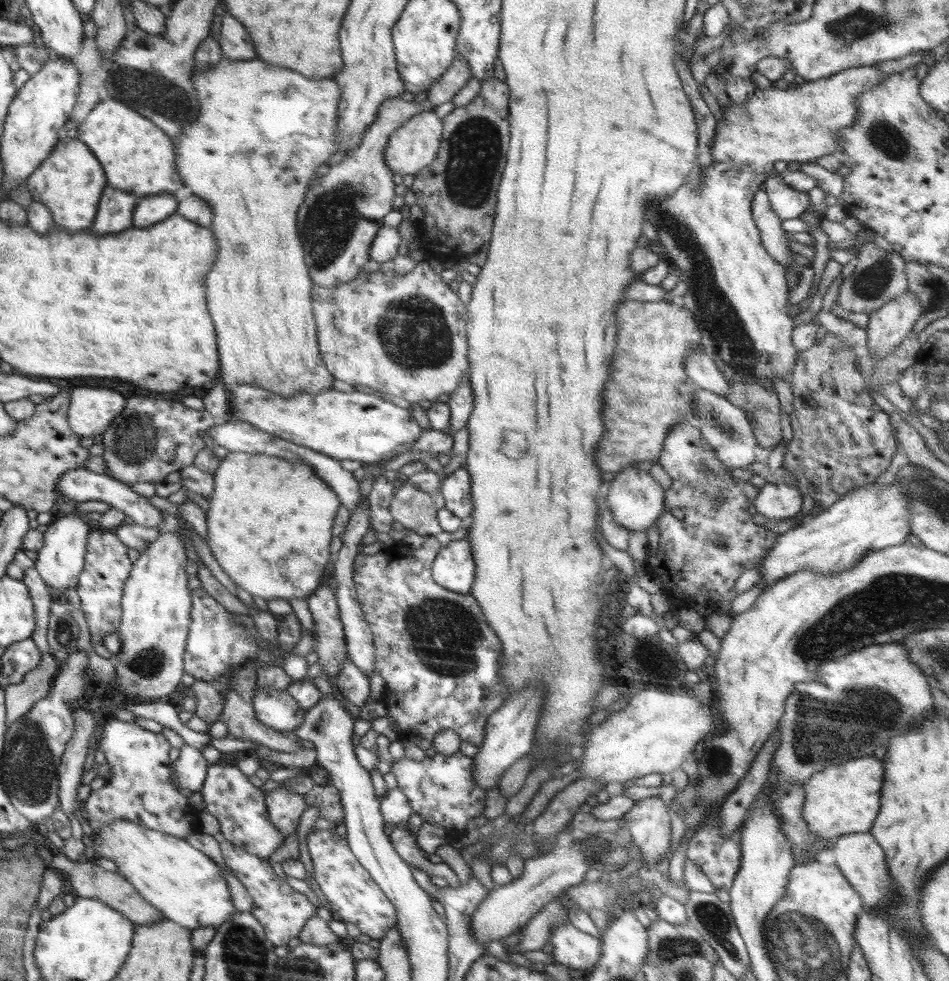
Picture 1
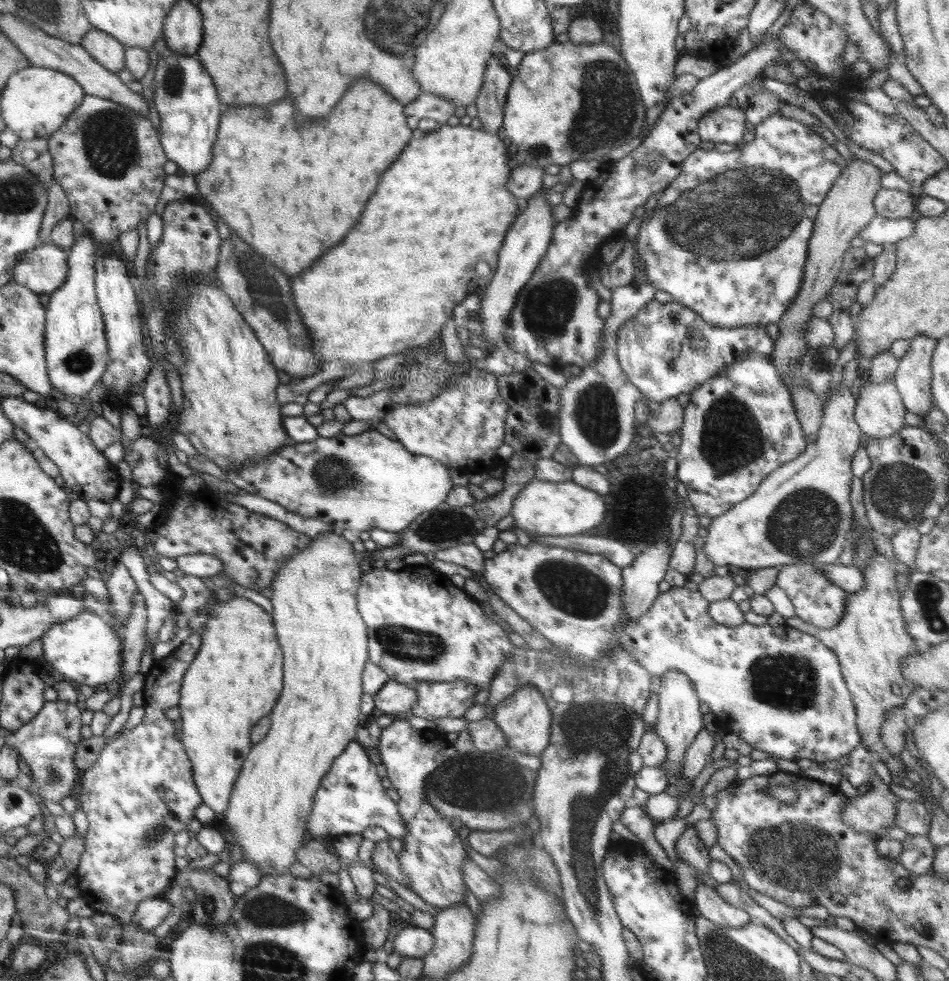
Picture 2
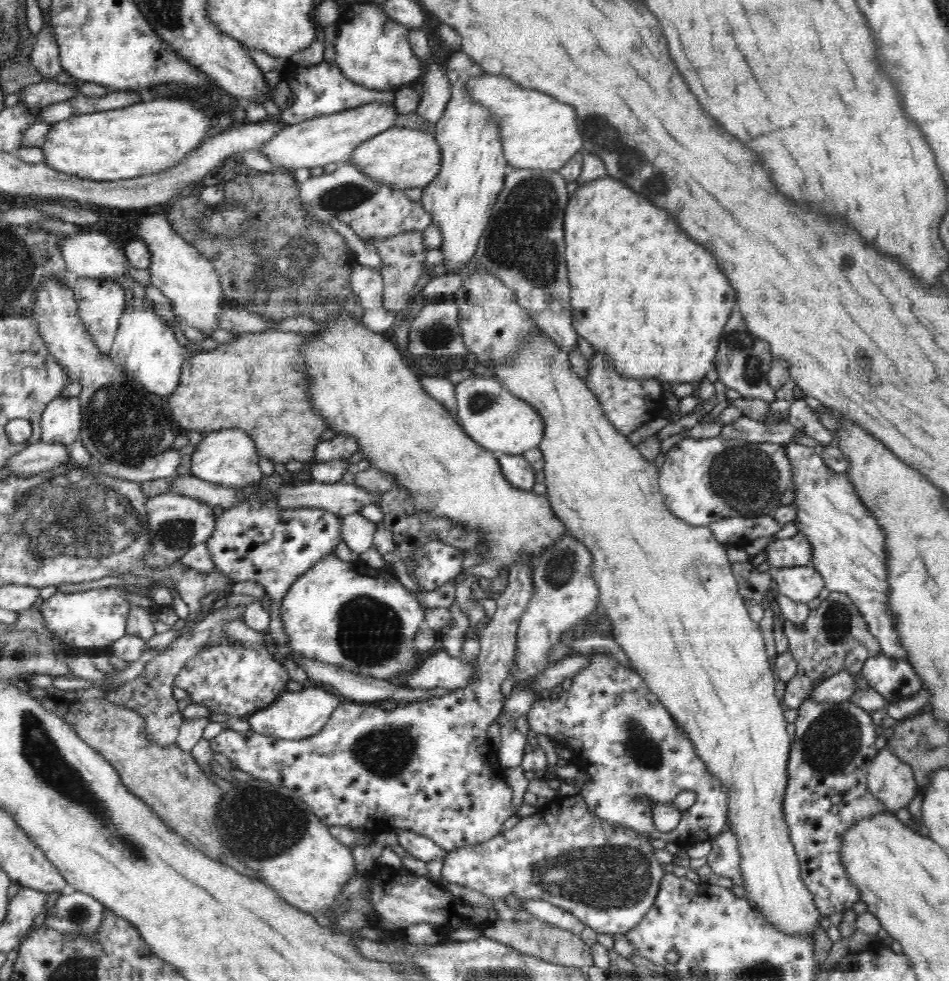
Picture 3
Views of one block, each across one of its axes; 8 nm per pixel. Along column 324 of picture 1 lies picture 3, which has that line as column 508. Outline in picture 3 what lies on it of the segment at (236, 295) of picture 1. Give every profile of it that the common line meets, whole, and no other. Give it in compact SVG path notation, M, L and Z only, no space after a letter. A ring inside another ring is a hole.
M487 74L472 76L466 89L474 101L484 105L500 127L504 157L514 170L560 171L576 153L583 151L582 136L576 122L576 110L570 104L556 102L539 90L521 87L508 77ZM522 336L522 344L517 348L518 356L510 364L489 364L489 370L493 372L502 386L512 394L526 401L541 416L544 421L544 436L540 440L538 448L541 450L545 465L545 485L547 497L551 502L554 514L561 520L566 530L578 541L582 542L590 551L592 557L592 577L598 584L600 591L600 606L612 622L613 638L628 655L628 659L635 668L637 674L645 681L649 690L666 707L666 710L674 717L678 727L688 735L694 744L700 759L705 763L706 769L728 789L728 822L727 830L732 831L737 838L741 861L740 873L744 880L744 889L750 902L756 903L757 910L772 925L785 933L800 933L814 941L814 928L820 927L822 918L814 904L814 897L810 895L800 878L800 865L796 851L789 839L789 830L783 817L782 799L788 782L787 766L790 760L791 742L786 733L788 722L784 719L783 710L775 696L777 678L773 672L772 662L766 654L763 634L760 633L759 624L750 619L745 600L739 593L736 577L733 575L731 563L726 556L725 544L716 540L708 526L694 526L674 516L666 506L659 487L659 472L654 462L648 462L640 451L632 445L626 435L620 434L611 422L606 419L604 409L596 395L586 386L582 378L570 369L570 362L566 351L562 351L548 336Z

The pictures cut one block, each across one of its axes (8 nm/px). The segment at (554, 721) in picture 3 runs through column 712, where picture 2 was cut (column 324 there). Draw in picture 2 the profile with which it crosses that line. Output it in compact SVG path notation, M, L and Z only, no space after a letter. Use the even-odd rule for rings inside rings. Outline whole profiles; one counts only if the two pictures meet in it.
M354 740L334 760L313 798L312 810L307 818L309 838L334 840L348 833L361 834L369 826L380 826L388 836L403 838L407 831L406 823L400 816L397 802L386 794L367 752L368 749Z

